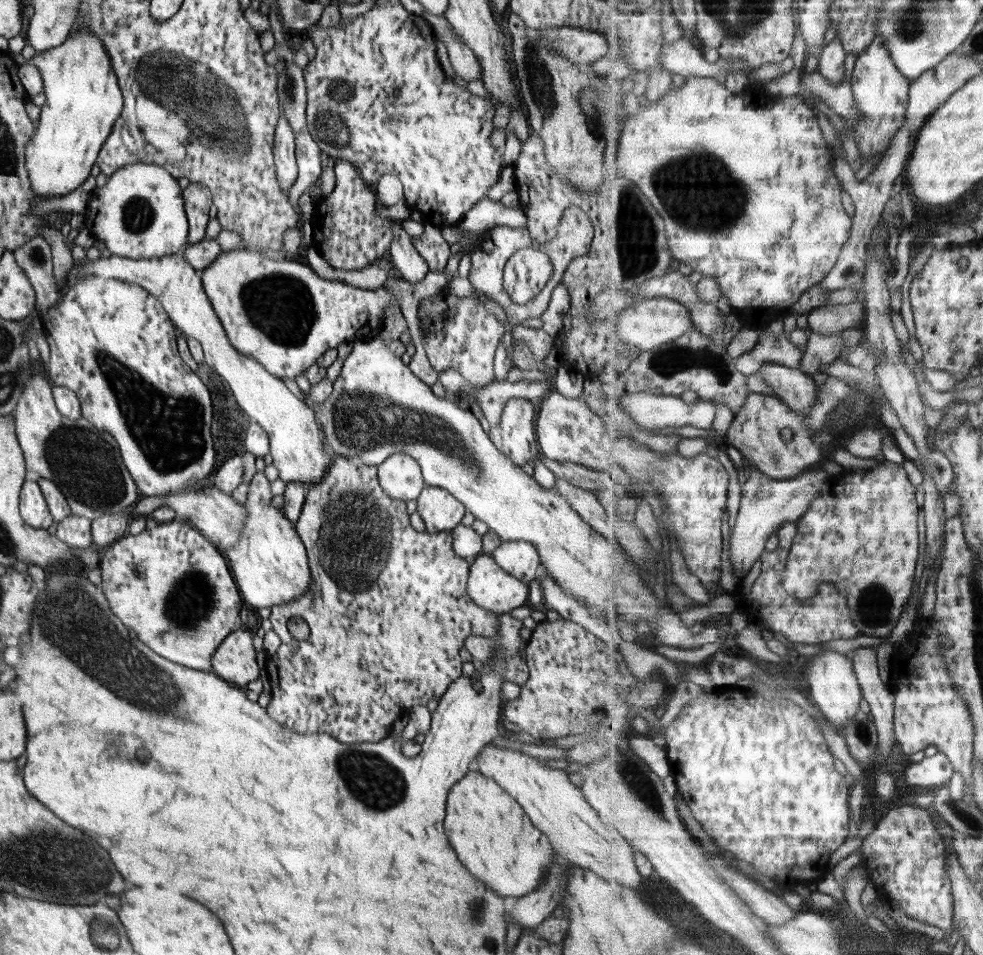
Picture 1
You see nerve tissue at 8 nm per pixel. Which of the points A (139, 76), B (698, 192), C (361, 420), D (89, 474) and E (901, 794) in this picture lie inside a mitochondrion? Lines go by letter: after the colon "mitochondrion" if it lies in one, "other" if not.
A: mitochondrion
B: mitochondrion
C: mitochondrion
D: mitochondrion
E: other

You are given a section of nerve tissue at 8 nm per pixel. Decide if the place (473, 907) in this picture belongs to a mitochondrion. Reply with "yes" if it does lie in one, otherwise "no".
yes

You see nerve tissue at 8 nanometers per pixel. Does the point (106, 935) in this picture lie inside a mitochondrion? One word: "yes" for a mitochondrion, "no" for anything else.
yes

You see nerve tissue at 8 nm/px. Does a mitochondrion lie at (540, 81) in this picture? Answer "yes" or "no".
yes

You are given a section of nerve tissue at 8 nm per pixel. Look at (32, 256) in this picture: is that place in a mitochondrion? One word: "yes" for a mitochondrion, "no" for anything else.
yes

